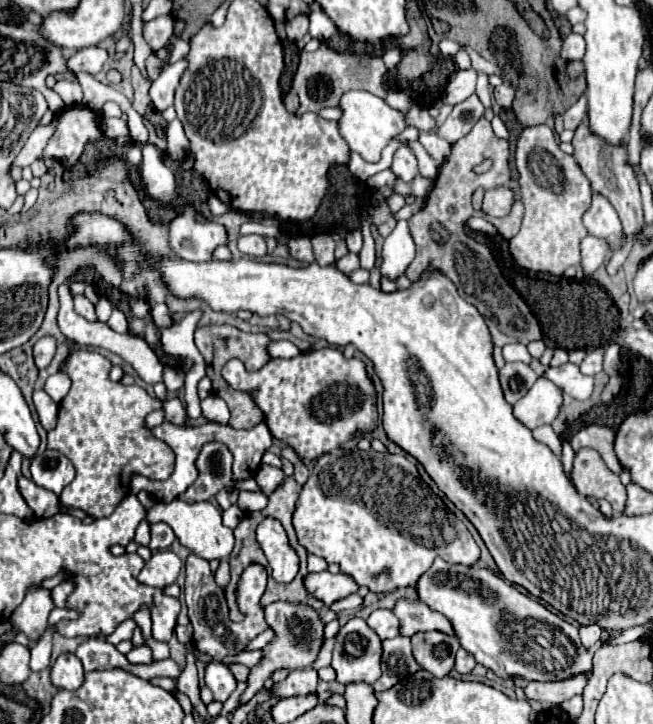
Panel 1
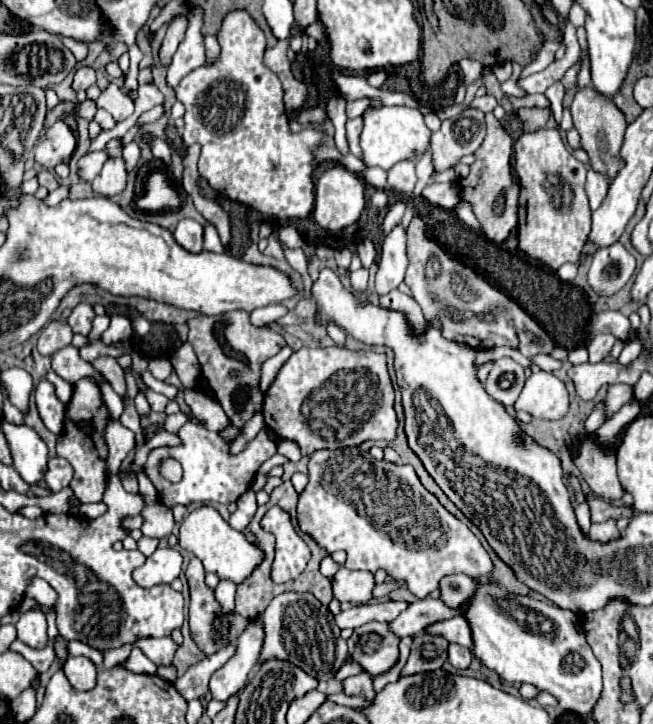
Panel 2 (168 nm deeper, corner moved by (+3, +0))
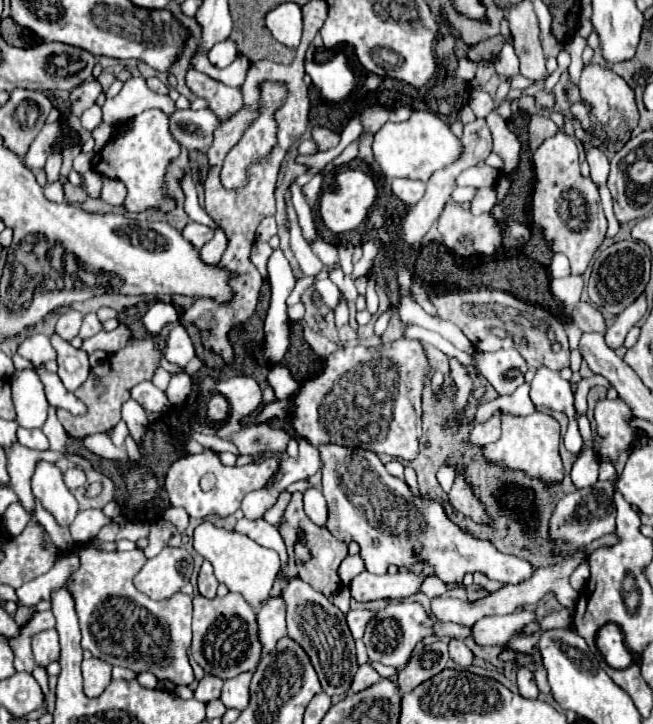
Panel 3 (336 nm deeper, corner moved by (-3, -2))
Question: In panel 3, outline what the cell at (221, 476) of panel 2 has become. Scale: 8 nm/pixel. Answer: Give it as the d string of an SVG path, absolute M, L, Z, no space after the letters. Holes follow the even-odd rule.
M207 449L205 453L201 455L187 455L179 461L175 461L165 477L165 489L169 493L169 499L171 499L171 505L173 507L183 507L191 517L195 519L205 519L207 515L219 515L219 517L229 517L233 515L239 507L241 507L241 499L255 491L255 489L261 489L265 487L265 483L271 479L271 475L277 471L277 459L269 459L269 461L263 461L259 465L251 463L249 465L243 465L243 467L225 467L221 465L219 461L219 455L211 449ZM205 473L213 473L215 475L215 489L205 493L201 487L199 487L199 481Z

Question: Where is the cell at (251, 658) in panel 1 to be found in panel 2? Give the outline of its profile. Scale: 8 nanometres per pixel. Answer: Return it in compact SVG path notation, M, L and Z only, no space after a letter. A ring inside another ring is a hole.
M170 636L159 639L141 638L134 643L134 646L139 647L158 666L172 664L174 654L178 649L177 644Z

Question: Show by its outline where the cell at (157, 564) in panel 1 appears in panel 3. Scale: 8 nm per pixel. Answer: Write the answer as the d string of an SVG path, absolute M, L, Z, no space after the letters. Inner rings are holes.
M163 547L159 555L149 559L135 575L135 587L151 599L163 601L173 597L189 583L193 573L193 557L183 547Z

